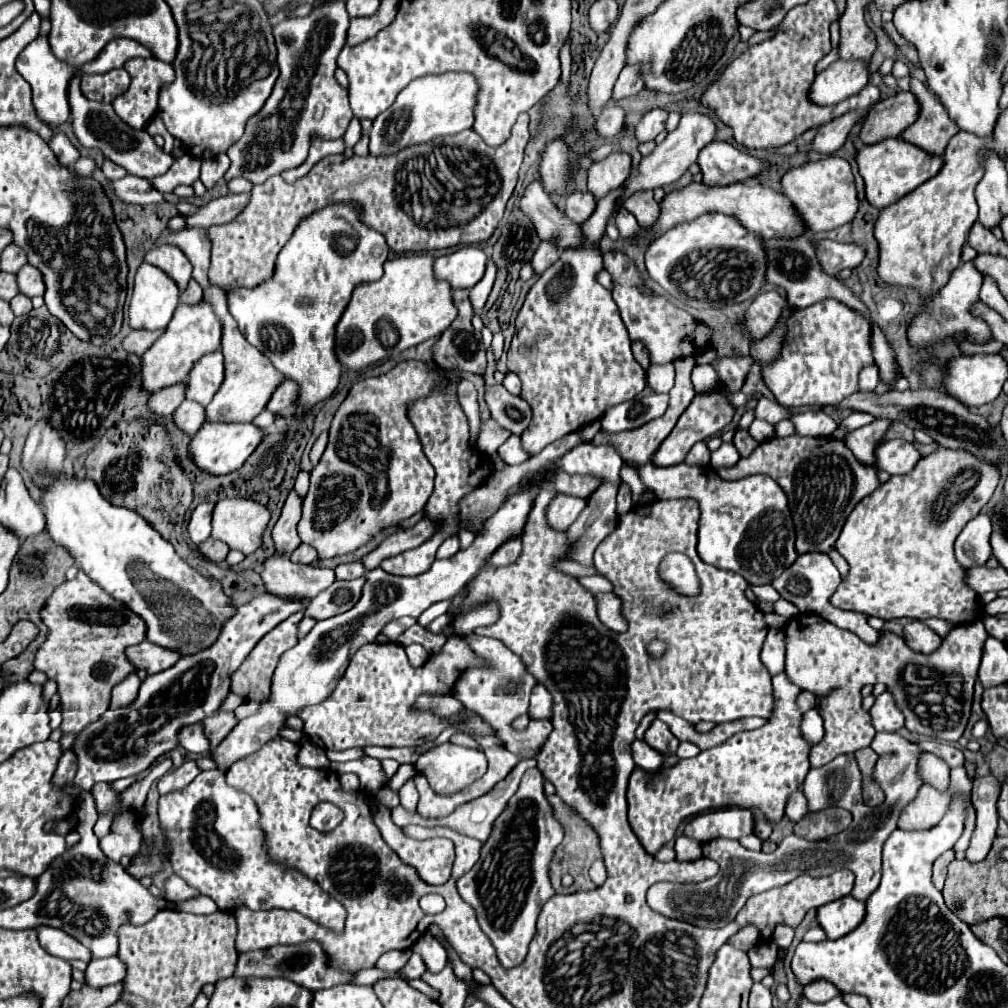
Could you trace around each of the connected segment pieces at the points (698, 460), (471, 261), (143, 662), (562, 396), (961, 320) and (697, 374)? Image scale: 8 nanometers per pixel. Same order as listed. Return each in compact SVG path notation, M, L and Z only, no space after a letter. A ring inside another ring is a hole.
M698 441L686 455L686 463L690 465L708 465L710 463L710 449L706 447L706 441Z
M464 247L452 255L438 257L434 261L434 277L438 281L448 281L452 289L474 287L486 269L486 253L482 249Z
M142 641L138 645L132 645L126 649L126 657L130 659L130 663L134 663L136 671L144 669L148 675L164 671L168 667L172 667L180 655L176 651L168 651L164 647L158 647L150 641Z
M616 187L610 191L610 195L598 199L590 219L580 225L582 243L578 247L566 247L566 251L562 251L560 259L548 267L530 287L522 309L518 311L516 333L508 355L510 371L514 371L522 381L520 397L524 397L532 407L530 427L522 433L522 449L528 455L538 455L552 441L562 439L564 435L578 431L592 421L598 421L606 409L628 401L646 389L646 371L638 365L630 351L630 337L618 315L618 307L614 305L610 291L596 281L596 275L604 269L598 243L606 231L608 221L614 215L614 203L618 203L618 195L622 195L622 187Z
M974 261L962 263L958 269L952 271L950 281L940 289L938 295L926 299L926 311L922 315L918 315L910 329L908 329L908 339L914 347L922 347L922 345L930 345L936 339L944 339L944 337L952 337L956 331L966 331L970 341L976 343L988 343L992 341L992 333L988 329L988 325L982 319L976 319L970 315L970 305L974 301L978 301L978 287L982 285L982 275L976 271Z
M694 365L692 383L696 387L696 393L712 391L712 389L720 387L720 381L716 379L716 371L710 365Z

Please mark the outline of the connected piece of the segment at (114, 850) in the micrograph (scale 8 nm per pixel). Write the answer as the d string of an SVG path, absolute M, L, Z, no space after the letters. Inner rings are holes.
M126 811L116 817L112 825L112 833L100 841L100 847L108 859L118 863L122 855L138 853L142 835L136 829L136 821L138 821L138 815L134 811Z

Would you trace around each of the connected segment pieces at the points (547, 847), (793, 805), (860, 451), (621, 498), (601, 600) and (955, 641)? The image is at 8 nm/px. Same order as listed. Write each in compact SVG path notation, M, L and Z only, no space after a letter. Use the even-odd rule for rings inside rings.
M538 769L526 771L518 791L492 823L490 837L482 843L480 859L458 879L460 897L474 907L482 931L490 937L504 967L514 967L524 961L536 933L536 917L546 899L554 895L550 863L562 841L562 827L552 817L542 783L544 777Z
M794 791L794 795L790 795L790 799L786 801L786 817L790 821L800 821L804 815L808 813L806 809L806 799L802 795L802 791Z
M876 419L870 425L850 431L850 435L846 435L844 443L862 463L872 465L874 463L874 447L880 443L880 437L888 429L888 425L890 425L888 419Z
M626 483L618 489L618 515L624 515L634 508L632 491Z
M596 593L598 617L612 631L626 631L626 621L620 613L620 599L614 593Z
M812 613L798 614L782 627L782 631L786 635L784 673L800 689L816 695L816 699L820 701L820 711L824 711L824 707L832 707L832 711L820 713L824 719L826 735L810 751L812 767L822 767L838 755L848 755L870 745L874 729L870 725L868 713L862 709L860 695L860 689L868 683L868 677L870 683L884 683L886 689L894 695L894 701L898 703L898 707L902 707L902 713L906 717L904 727L908 731L952 743L962 737L970 717L972 693L978 679L984 641L988 639L988 631L980 621L974 621L966 627L954 627L948 637L944 637L942 645L930 655L914 653L904 643L904 639L900 635L894 635L892 631L880 633L878 641L870 645L856 633L840 629ZM930 695L934 695L932 699L936 699L938 695L938 703L926 699Z

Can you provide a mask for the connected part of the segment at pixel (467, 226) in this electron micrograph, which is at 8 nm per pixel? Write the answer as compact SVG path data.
M522 113L506 143L498 147L486 145L471 128L426 145L402 149L402 153L386 159L370 155L344 159L342 155L330 155L292 185L280 175L274 175L266 179L266 183L254 185L250 203L236 219L226 225L208 227L208 237L212 241L208 277L222 289L236 285L256 287L272 279L276 257L292 237L298 221L330 203L350 199L362 205L362 219L372 229L380 231L396 253L482 243L494 233L504 215L504 207L518 181L518 169L528 139L528 115Z

